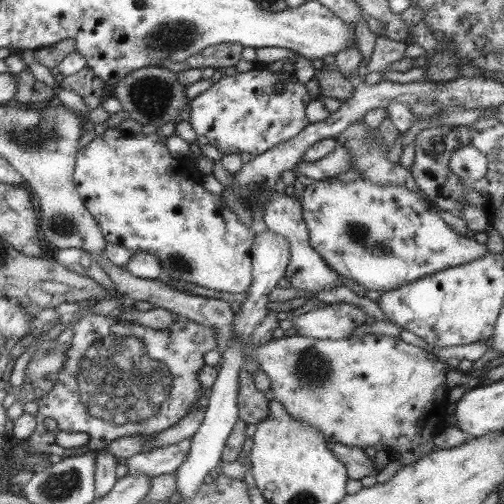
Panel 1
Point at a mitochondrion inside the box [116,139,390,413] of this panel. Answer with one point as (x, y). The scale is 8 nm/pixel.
(312, 369)

